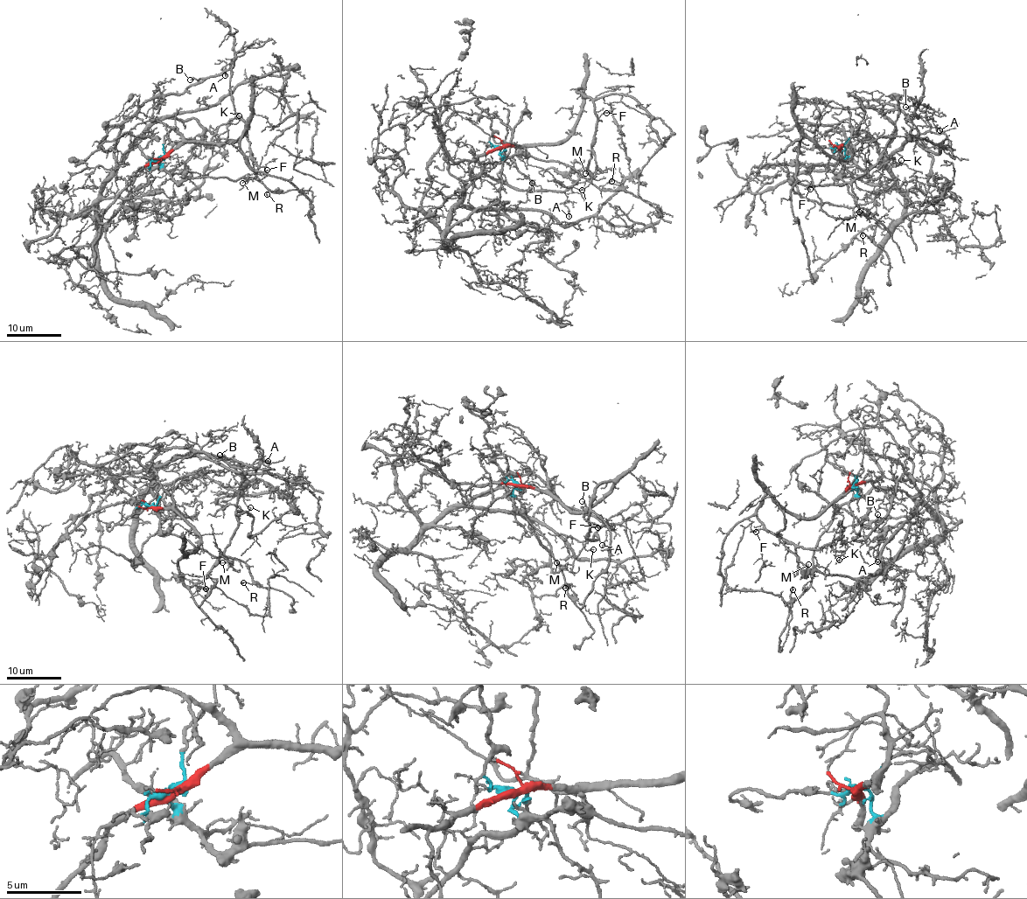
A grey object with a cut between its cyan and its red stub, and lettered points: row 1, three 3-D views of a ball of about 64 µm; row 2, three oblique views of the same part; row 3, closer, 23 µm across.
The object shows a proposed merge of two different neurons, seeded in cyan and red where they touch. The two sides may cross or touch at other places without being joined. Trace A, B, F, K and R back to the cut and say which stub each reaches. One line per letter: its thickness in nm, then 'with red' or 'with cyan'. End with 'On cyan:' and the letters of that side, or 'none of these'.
A: calibre 180 nm; with cyan
B: calibre 140 nm; with cyan
F: calibre 130 nm; with red
K: calibre 120 nm; with red
R: calibre 120 nm; with cyan
On cyan: A, B, R

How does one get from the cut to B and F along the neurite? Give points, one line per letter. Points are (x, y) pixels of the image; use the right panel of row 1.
B: (839, 147), (848, 156), (869, 136), (880, 152), (895, 124), (883, 105), (906, 118), (913, 114), (905, 106)
F: (839, 147), (845, 143), (847, 157), (840, 159), (804, 137), (798, 144), (796, 176), (813, 185), (810, 189)

